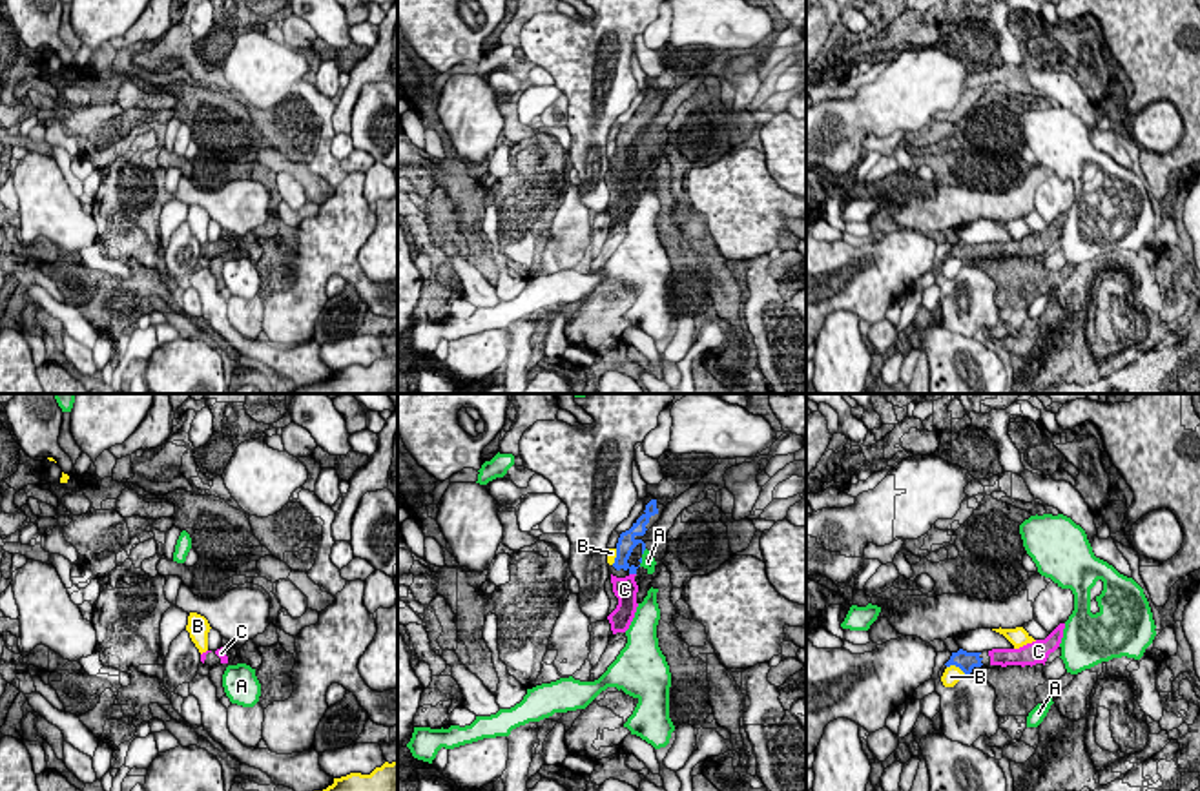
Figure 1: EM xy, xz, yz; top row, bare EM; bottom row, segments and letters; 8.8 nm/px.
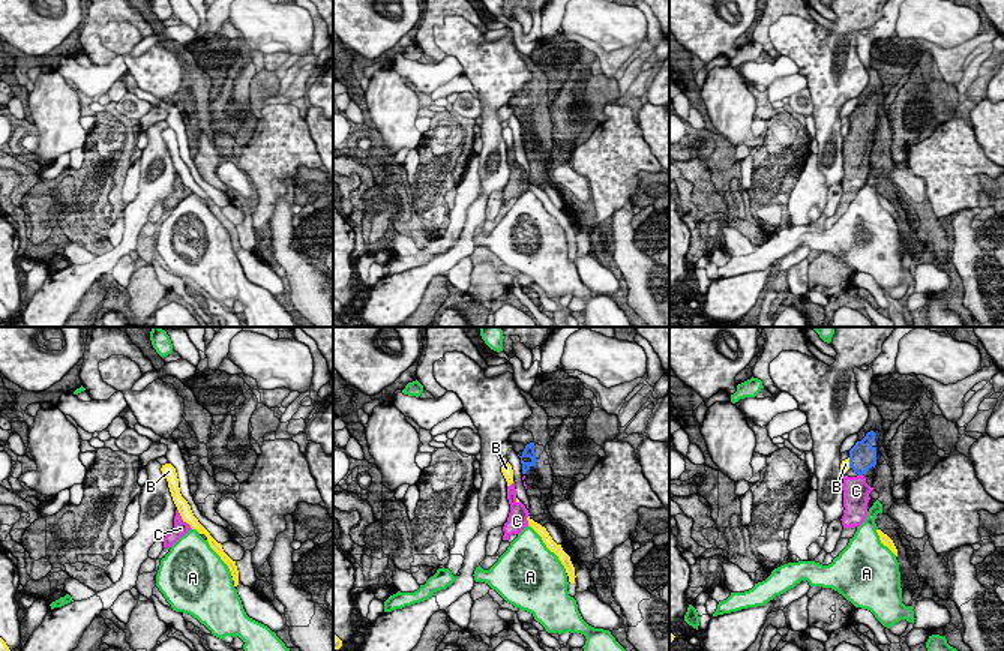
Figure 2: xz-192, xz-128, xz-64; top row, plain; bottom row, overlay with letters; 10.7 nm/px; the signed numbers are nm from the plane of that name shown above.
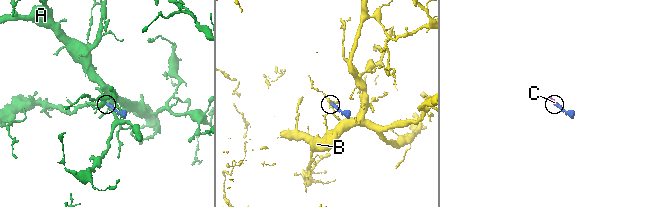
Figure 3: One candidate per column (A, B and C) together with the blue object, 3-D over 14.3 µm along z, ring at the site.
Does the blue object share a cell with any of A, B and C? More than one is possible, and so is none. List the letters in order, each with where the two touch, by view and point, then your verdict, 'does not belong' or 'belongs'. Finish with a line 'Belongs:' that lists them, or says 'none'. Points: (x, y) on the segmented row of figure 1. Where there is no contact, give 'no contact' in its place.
A: xz (642, 553) | does not belong
B: yz (956, 666) | does not belong
C: xz (633, 573) | belongs
Belongs: C

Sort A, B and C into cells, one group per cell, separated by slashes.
A / B / C

